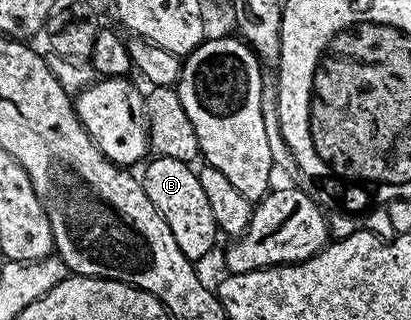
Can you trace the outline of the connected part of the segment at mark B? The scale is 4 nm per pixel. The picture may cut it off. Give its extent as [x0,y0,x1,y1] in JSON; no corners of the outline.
[140,156,219,263]

